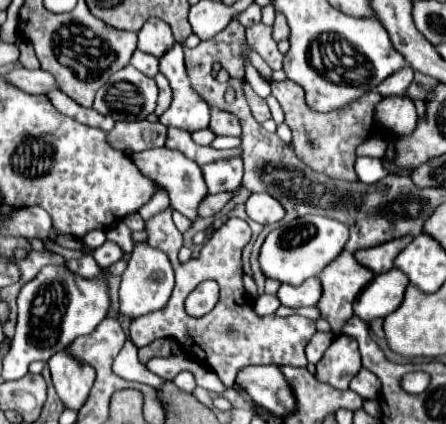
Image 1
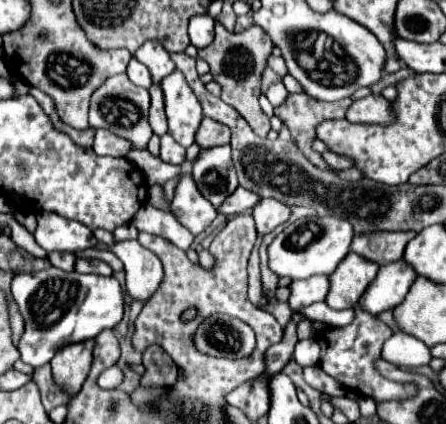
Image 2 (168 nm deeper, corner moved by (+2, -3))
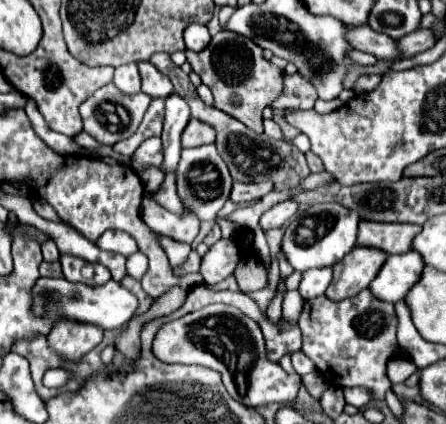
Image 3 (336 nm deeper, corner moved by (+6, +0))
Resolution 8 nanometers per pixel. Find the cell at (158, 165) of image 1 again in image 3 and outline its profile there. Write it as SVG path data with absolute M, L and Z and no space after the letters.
M142 201L142 219L152 231L182 243L192 243L200 229L200 221L190 211L178 217L156 201Z

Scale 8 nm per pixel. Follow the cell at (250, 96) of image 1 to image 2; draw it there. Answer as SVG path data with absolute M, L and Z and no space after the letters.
M216 22L214 42L198 50L198 56L210 64L210 74L222 86L222 100L232 108L236 108L260 138L266 138L266 134L270 132L270 118L262 112L258 96L260 96L260 76L266 66L266 58L272 54L272 48L274 48L272 40L268 38L268 34L264 34L264 30L260 30L260 26L252 26L236 34L228 32L220 22Z

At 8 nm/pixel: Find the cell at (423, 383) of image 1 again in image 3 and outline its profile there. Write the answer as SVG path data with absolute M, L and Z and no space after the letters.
M370 289L360 291L354 297L344 299L342 303L336 303L328 299L326 295L320 295L316 299L306 299L302 313L298 317L298 325L304 335L304 347L302 351L316 363L318 373L322 379L334 387L368 387L374 393L374 399L384 399L384 393L392 387L388 375L386 375L386 363L390 357L396 355L396 311L394 305L388 301L380 301L372 295Z

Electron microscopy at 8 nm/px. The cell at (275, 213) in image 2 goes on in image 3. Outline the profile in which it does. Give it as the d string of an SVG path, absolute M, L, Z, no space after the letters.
M284 201L284 203L278 203L274 205L272 209L268 209L262 219L260 219L260 227L264 231L268 229L276 229L276 227L282 227L294 213L298 211L298 203L296 201Z

